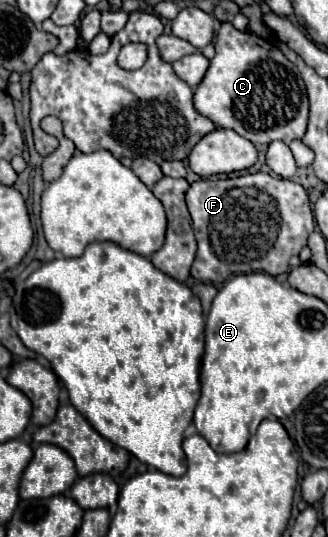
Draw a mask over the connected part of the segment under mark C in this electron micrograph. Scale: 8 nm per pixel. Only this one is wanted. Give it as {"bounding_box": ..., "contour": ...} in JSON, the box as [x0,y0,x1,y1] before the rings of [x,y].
{"bounding_box":[194,24,308,144],"contour":[[[222,24],[216,40],[218,54],[194,90],[196,110],[216,126],[230,128],[254,144],[270,144],[272,140],[290,144],[302,138],[308,122],[308,96],[298,68],[274,44],[256,34],[240,32],[232,24]]]}

